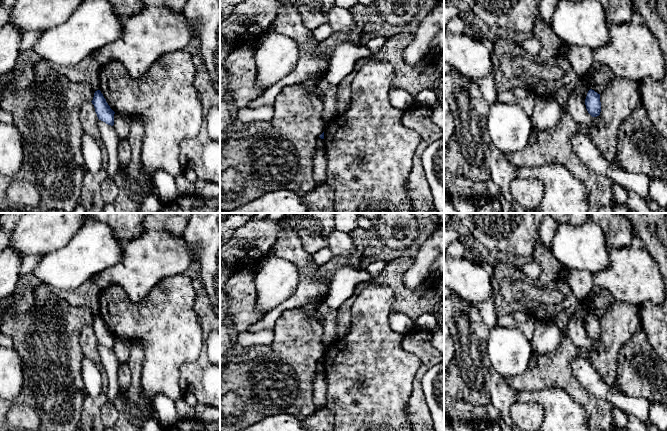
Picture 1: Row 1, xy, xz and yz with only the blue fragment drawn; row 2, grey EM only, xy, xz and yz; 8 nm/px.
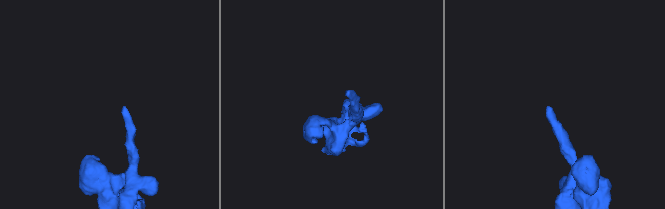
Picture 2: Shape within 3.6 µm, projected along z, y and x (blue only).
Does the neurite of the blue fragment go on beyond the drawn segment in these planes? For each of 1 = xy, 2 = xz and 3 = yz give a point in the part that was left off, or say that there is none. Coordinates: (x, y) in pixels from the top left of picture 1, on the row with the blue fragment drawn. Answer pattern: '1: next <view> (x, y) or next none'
1: next none
2: next none
3: next none

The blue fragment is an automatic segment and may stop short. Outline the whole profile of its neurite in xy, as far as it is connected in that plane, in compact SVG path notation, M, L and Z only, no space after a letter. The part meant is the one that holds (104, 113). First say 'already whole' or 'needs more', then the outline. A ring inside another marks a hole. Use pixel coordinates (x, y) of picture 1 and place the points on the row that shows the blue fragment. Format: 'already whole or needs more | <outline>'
already whole | M100 90L95 91L91 102L94 105L98 119L113 126L115 112L110 108Z

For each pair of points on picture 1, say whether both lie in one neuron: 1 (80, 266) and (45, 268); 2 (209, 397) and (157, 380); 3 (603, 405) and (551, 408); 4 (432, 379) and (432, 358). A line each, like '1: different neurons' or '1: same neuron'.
1: same neuron
2: different neurons
3: different neurons
4: different neurons

